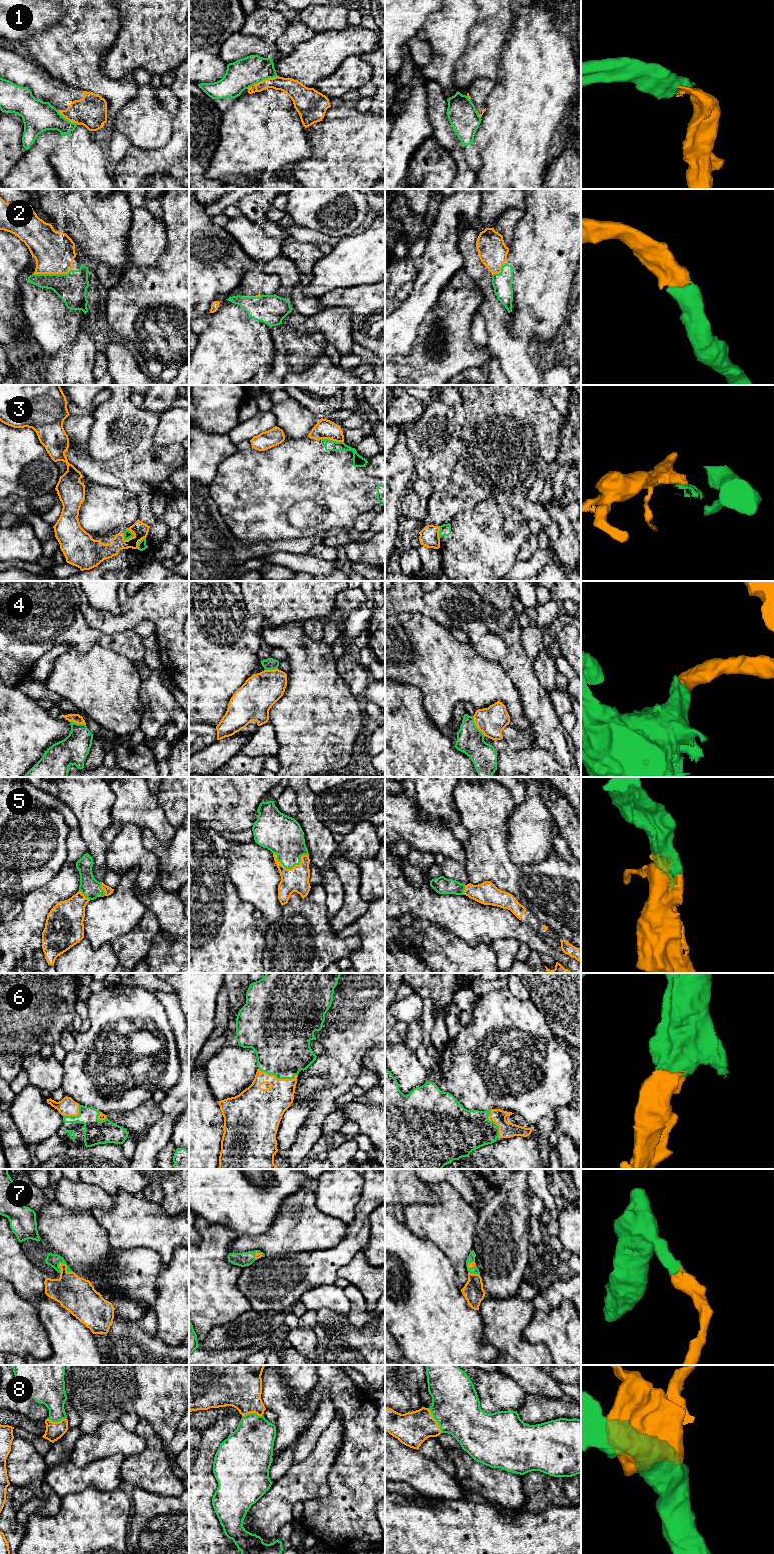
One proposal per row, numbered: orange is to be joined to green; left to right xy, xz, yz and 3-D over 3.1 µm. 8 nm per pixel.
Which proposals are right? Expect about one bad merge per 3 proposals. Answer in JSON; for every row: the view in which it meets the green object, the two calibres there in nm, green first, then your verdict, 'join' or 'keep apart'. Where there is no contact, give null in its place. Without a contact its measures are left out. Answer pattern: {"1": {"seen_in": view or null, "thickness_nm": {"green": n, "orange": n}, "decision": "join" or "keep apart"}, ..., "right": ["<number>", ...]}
{"1": {"seen_in": "xz", "thickness_nm": {"green": 240, "orange": 140}, "decision": "keep apart"}, "2": {"seen_in": "xy", "thickness_nm": {"green": 240, "orange": 320}, "decision": "join"}, "3": {"seen_in": "xy", "thickness_nm": {"green": 70, "orange": 130}, "decision": "keep apart"}, "4": {"seen_in": "yz", "thickness_nm": {"green": 220, "orange": 220}, "decision": "join"}, "5": {"seen_in": "xz", "thickness_nm": {"green": 300, "orange": 190}, "decision": "join"}, "6": {"seen_in": "xz", "thickness_nm": {"green": 440, "orange": 280}, "decision": "join"}, "7": {"seen_in": "xy", "thickness_nm": {"green": 100, "orange": 280}, "decision": "join"}, "8": {"seen_in": "yz", "thickness_nm": {"green": 380, "orange": 280}, "decision": "join"}, "right": ["2", "4", "5", "6", "7", "8"]}

